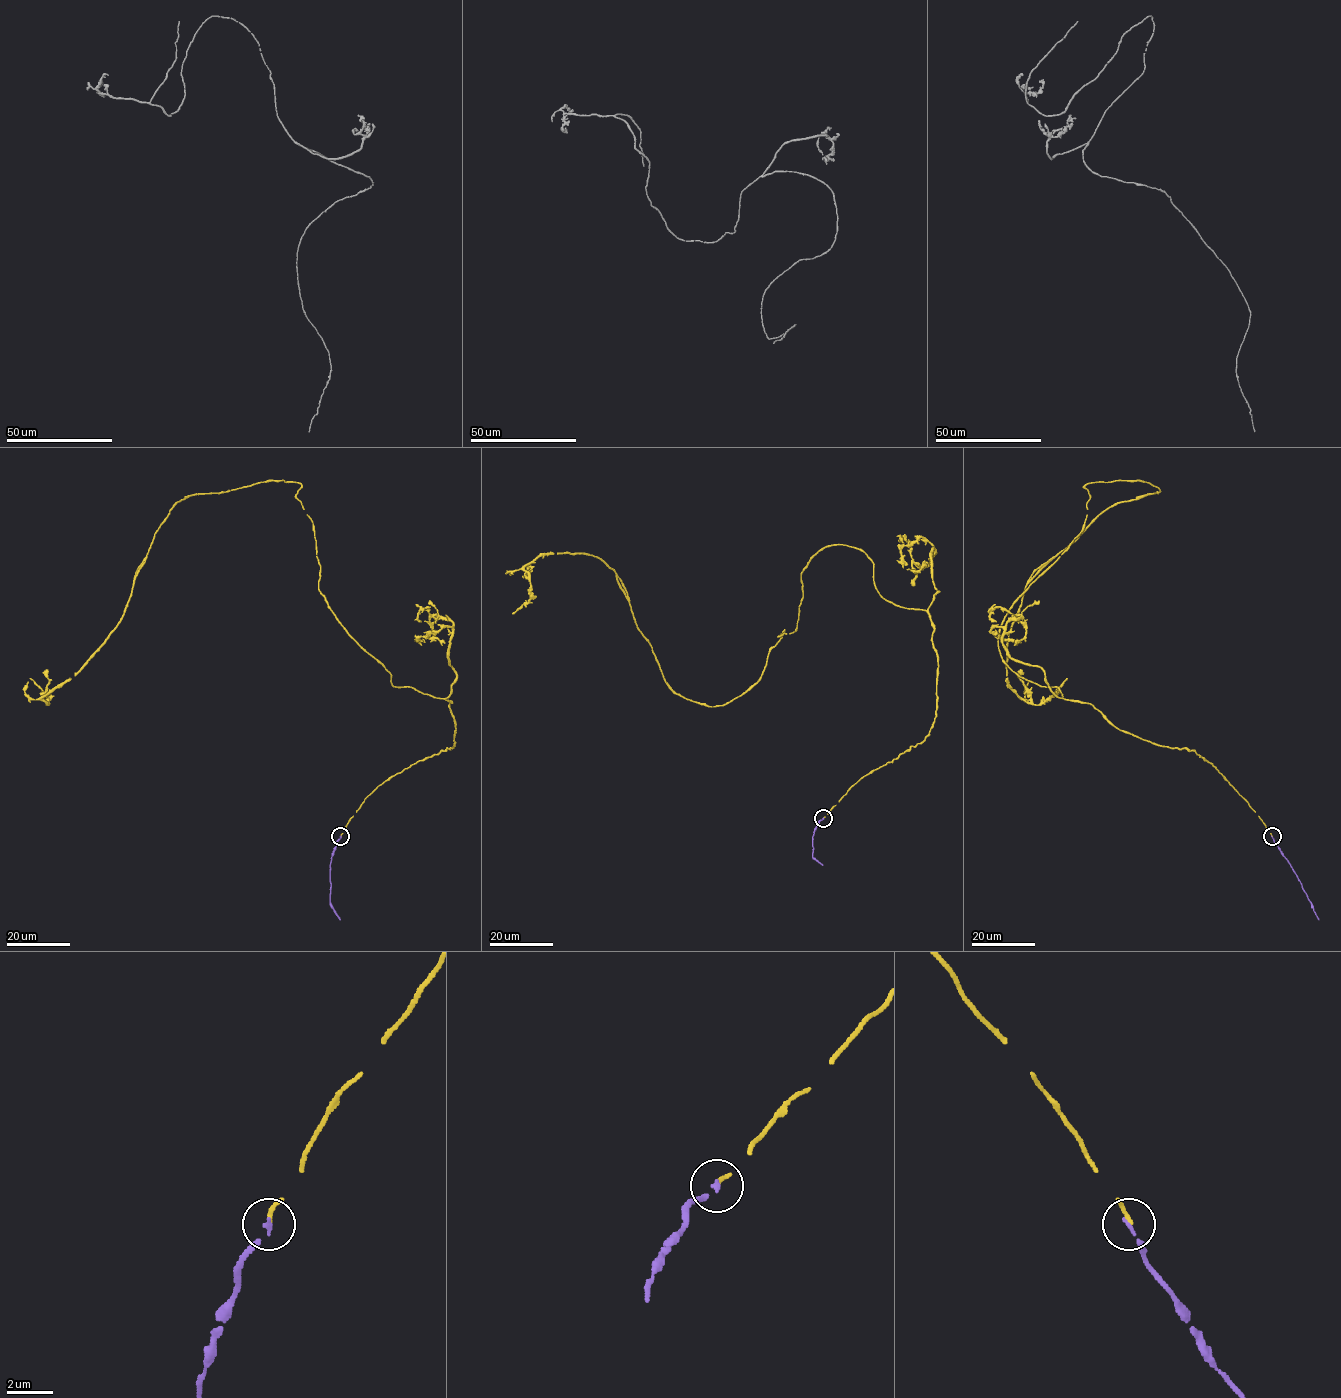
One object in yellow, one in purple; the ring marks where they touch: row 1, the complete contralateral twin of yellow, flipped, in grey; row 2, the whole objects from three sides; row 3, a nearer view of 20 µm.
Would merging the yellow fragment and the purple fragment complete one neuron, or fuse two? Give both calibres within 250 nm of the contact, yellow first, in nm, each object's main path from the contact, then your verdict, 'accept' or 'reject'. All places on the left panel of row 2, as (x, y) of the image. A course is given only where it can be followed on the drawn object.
calibres 160 and 130 nm; course yellow (341, 836), (456, 721), (334, 614), (301, 484), (177, 503), (100, 648), (47, 705), (29, 678); course purple (341, 836), (331, 858), (330, 875), (330, 902), (340, 919); reject

